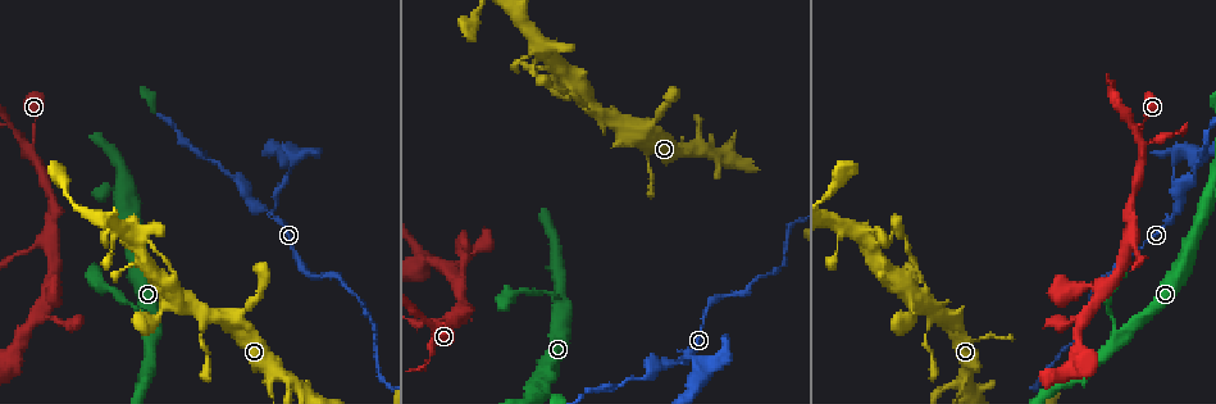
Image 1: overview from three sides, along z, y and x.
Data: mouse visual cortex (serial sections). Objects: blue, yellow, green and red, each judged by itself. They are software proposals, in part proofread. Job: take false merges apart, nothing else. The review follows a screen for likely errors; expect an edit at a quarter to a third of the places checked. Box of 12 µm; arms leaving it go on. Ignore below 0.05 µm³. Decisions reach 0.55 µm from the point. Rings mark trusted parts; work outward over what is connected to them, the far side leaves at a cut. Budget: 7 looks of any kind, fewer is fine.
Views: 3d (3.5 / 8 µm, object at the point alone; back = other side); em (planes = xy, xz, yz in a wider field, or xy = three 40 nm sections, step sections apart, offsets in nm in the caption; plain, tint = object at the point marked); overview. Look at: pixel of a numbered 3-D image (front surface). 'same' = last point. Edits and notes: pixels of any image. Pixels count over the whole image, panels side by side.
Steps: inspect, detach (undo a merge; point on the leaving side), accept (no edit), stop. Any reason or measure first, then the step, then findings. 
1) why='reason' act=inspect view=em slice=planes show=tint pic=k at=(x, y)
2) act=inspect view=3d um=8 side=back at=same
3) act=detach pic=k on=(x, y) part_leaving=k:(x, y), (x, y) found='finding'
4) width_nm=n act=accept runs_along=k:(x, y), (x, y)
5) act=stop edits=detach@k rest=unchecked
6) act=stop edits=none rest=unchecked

why='two arms in line, one across' act=inspect view=3d um=8 pic=1 at=(563, 303)

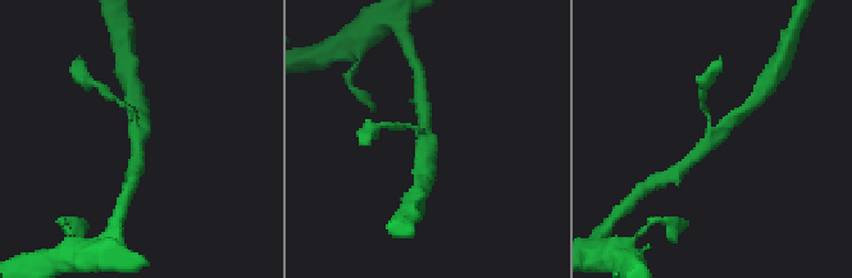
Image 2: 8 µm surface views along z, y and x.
arms=3 arm_widths_nm=150,350,400 why='need the tissue' act=inspect view=em slice=xy step=2 show=tint pic=2 at=(717, 132)

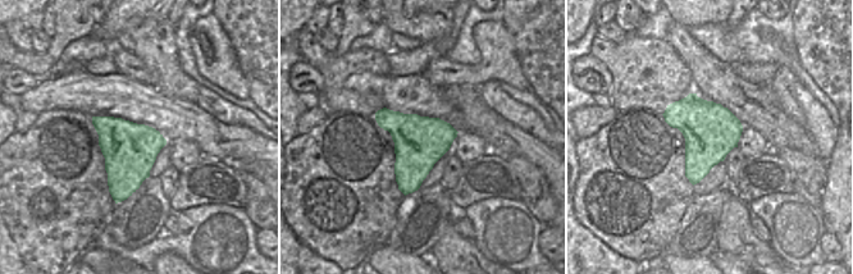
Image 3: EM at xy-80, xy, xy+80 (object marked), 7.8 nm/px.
act=accept runs_along=2:(745, 108), (689, 160) found='continuous, no second cell'

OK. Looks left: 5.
why='three-way junction' act=inspect view=3d um=3.5 pic=1 at=(680, 360)

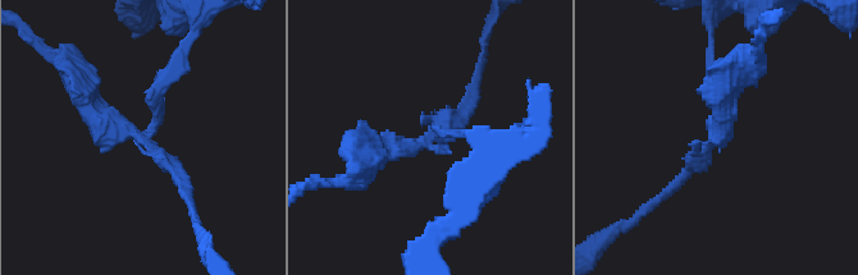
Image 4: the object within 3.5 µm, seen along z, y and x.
arms=3 arm_widths_nm=150,150,250 why='shape alone is not enough' act=inspect view=em slice=xy step=3 show=tint pic=4 at=(715, 135)

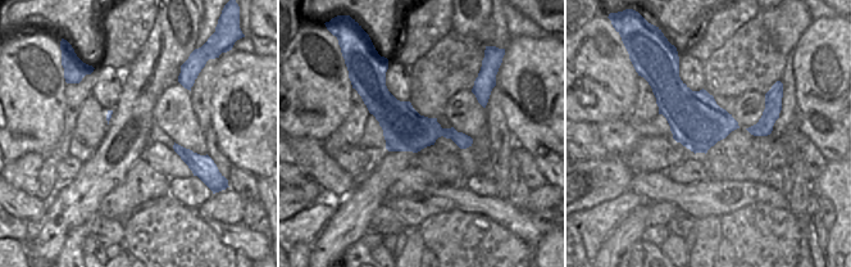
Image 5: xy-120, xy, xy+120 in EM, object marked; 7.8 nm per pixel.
why='cut it another way' act=inspect view=em slice=xy step=2 show=tint at=same

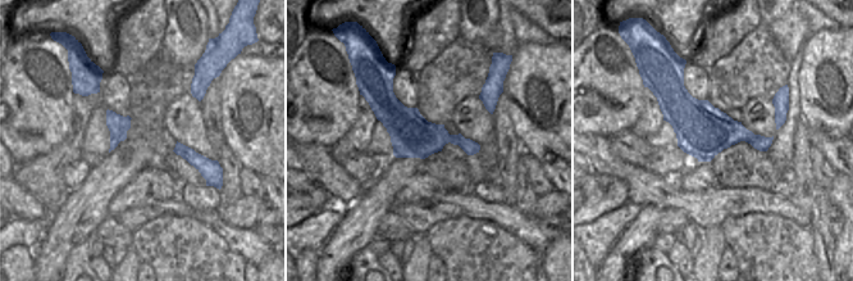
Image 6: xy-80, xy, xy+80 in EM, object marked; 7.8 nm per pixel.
act=detach pic=4 on=(155, 91) part_leaving=4:(150, 131), (158, 91), (190, 32) found='two cells meet here'

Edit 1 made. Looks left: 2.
act=stop edits=detach@4 rest=unchecked

